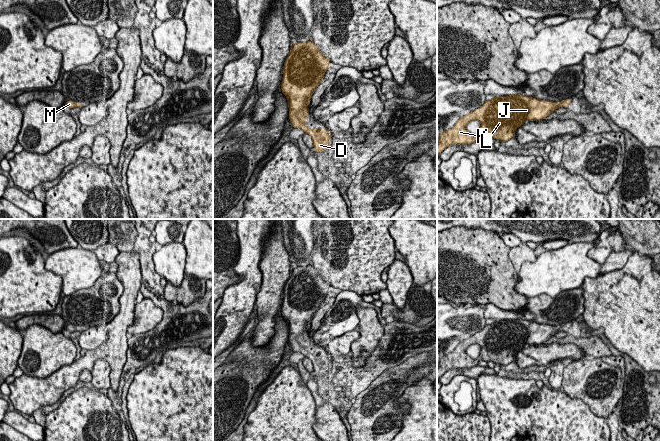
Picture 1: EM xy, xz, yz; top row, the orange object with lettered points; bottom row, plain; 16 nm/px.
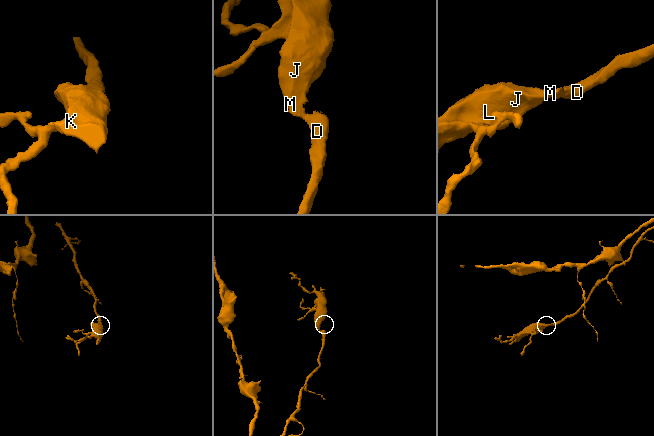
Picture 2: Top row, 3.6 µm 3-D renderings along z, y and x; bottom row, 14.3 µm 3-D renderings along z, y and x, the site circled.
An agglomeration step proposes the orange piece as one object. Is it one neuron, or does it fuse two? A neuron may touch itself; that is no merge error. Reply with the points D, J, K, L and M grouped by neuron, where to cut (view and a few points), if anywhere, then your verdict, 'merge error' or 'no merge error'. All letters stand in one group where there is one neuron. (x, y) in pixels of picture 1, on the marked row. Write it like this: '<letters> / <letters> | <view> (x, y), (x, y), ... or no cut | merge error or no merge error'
D J K L M | no cut | no merge error

